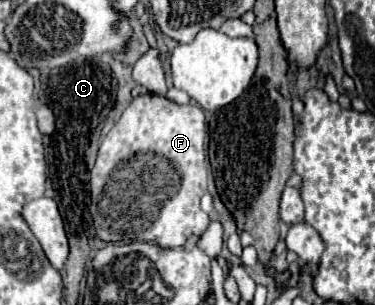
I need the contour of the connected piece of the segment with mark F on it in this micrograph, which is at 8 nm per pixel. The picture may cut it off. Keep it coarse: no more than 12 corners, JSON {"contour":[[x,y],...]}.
{"contour":[[135,97],[91,171],[95,235],[183,247],[209,215],[201,107]]}

